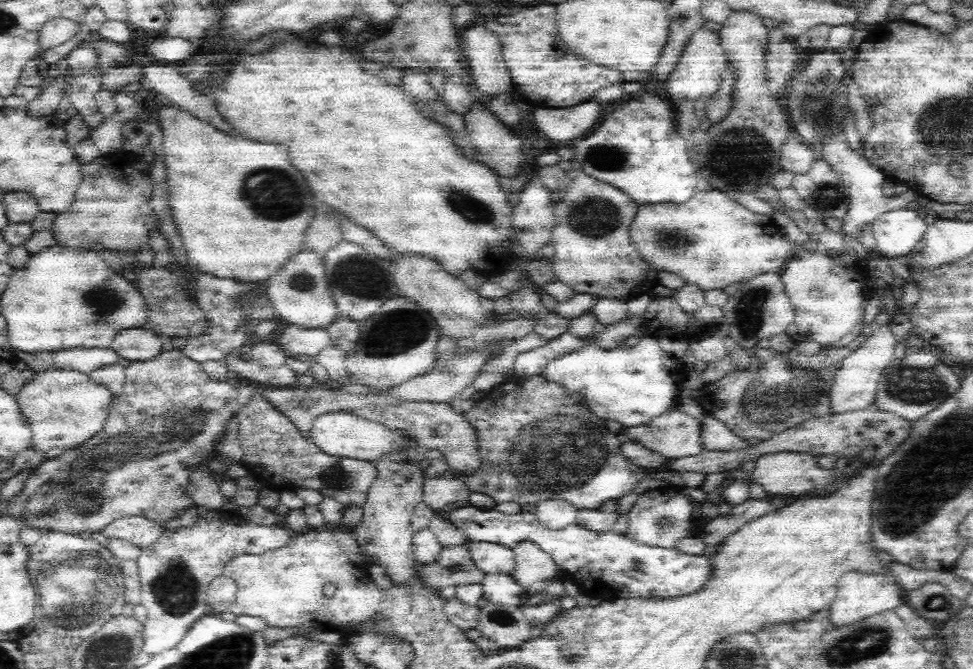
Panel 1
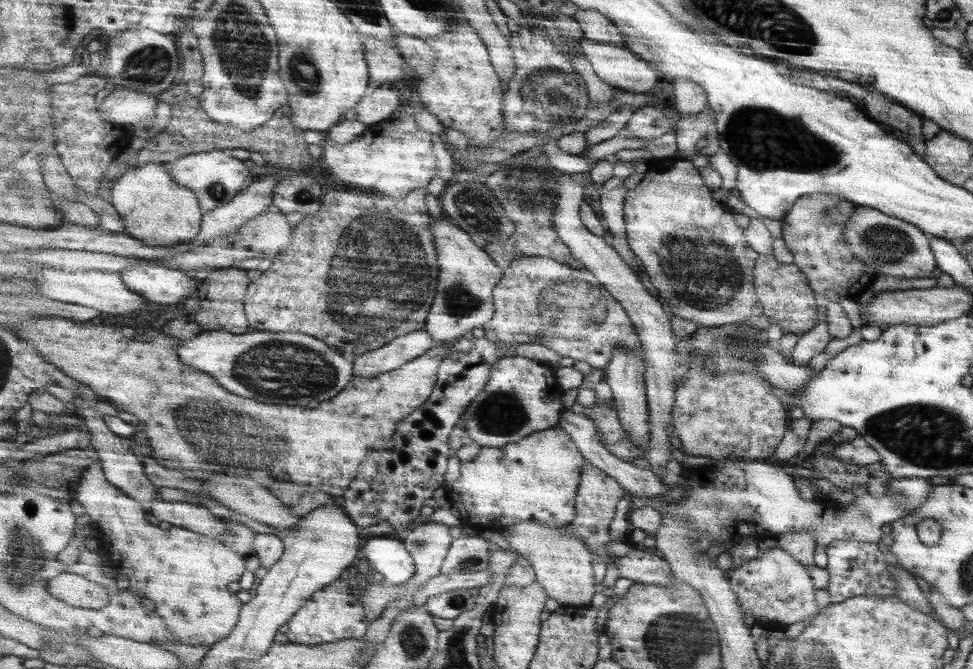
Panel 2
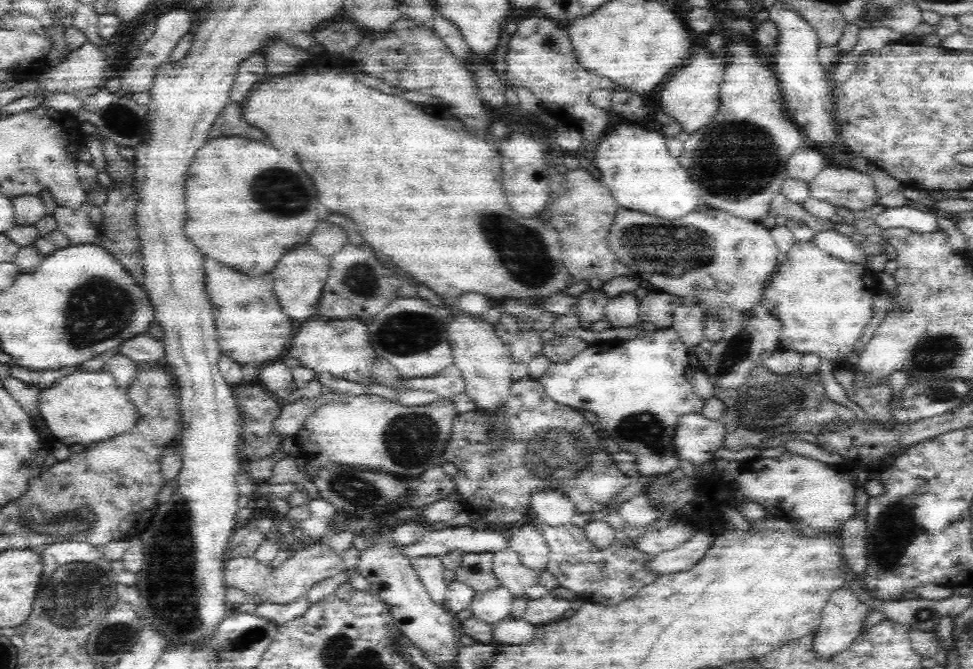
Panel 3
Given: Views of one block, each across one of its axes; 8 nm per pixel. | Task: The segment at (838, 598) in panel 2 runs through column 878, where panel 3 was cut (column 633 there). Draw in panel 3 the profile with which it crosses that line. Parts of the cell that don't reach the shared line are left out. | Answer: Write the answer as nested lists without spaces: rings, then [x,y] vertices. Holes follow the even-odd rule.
[[[530,516],[530,522],[534,522],[546,538],[546,544],[550,548],[548,558],[548,572],[556,578],[560,588],[576,592],[578,598],[586,604],[602,604],[602,606],[618,606],[624,600],[630,600],[642,590],[644,586],[652,584],[660,578],[660,574],[654,574],[650,570],[650,562],[656,556],[646,556],[632,548],[624,548],[622,544],[614,542],[610,548],[600,550],[594,544],[588,542],[584,528],[566,524],[566,526],[544,526],[538,518]]]

